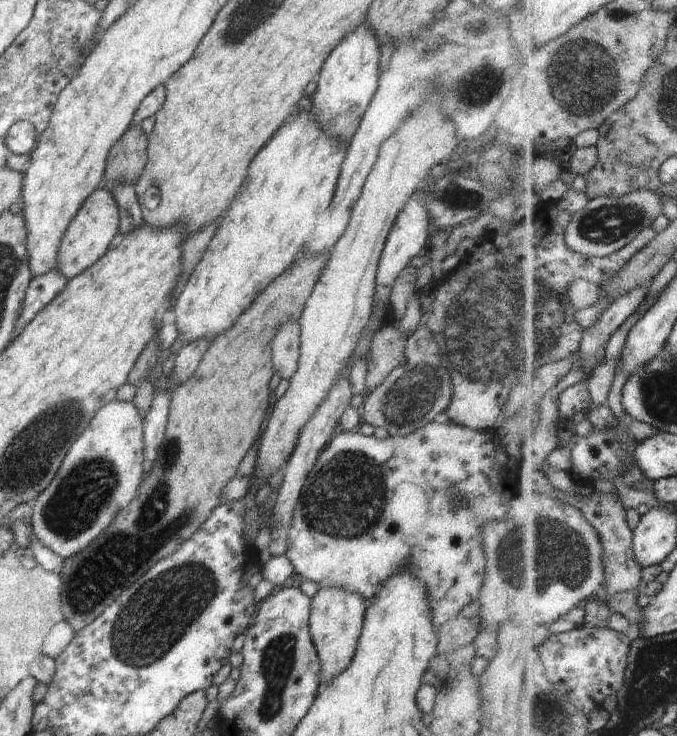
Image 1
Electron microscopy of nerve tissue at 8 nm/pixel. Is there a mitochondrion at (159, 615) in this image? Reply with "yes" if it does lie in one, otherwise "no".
yes

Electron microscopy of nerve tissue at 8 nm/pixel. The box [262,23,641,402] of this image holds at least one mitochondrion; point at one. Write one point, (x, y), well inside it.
(582, 80)

